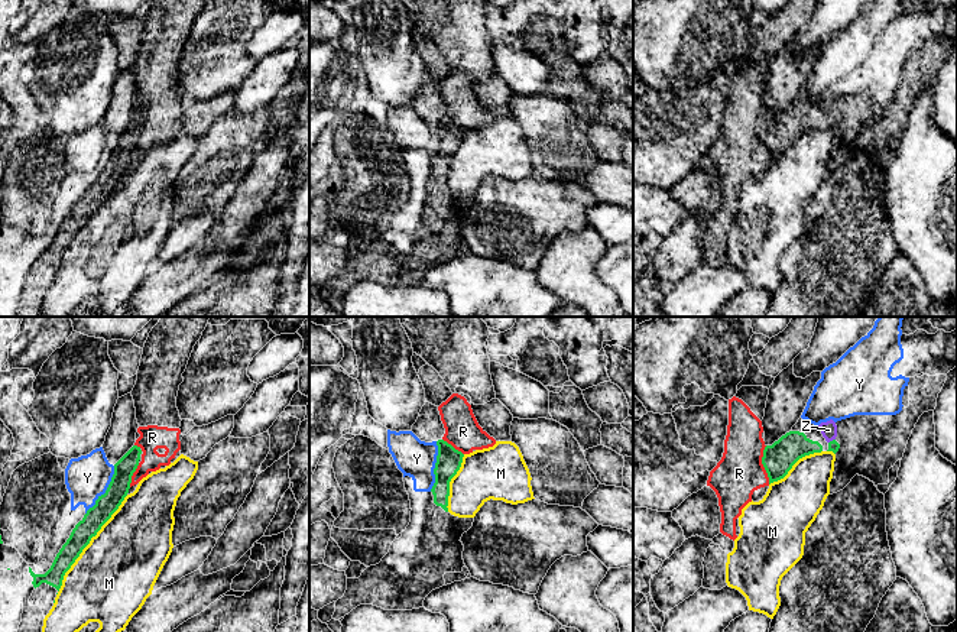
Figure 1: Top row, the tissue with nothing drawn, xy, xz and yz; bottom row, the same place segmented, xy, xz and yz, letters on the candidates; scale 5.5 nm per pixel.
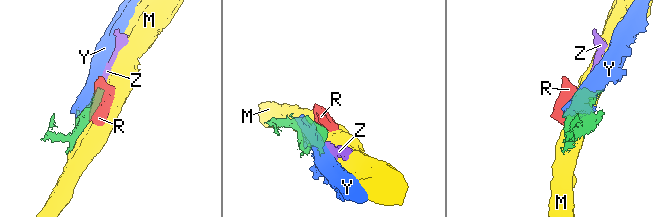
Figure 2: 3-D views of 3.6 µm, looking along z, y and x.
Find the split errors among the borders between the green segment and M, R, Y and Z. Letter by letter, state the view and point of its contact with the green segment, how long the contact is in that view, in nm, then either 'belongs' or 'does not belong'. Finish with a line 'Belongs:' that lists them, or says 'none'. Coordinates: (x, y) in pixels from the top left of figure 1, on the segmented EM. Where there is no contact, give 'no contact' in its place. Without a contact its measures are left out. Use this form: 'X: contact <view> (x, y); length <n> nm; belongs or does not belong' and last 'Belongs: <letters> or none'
M: contact xy (87, 544); length 700 nm; does not belong
R: contact yz (762, 463); length 220 nm; does not belong
Y: contact xy (106, 490); length 320 nm; does not belong
Z: contact yz (833, 440); length 50 nm; belongs
Belongs: Z

